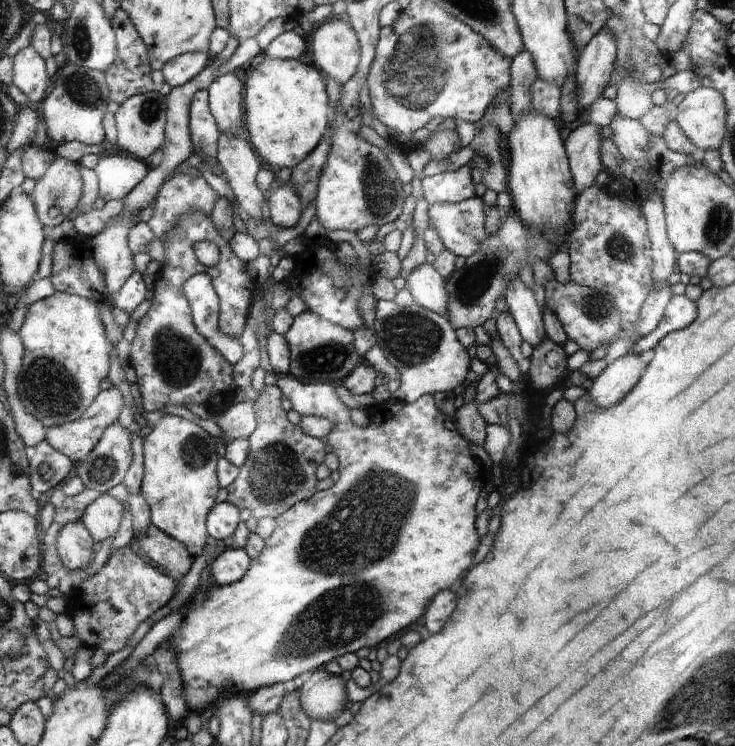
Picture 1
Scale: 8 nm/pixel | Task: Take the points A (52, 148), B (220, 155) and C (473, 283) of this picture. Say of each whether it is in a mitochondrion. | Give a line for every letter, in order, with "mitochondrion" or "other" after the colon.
A: other
B: other
C: mitochondrion

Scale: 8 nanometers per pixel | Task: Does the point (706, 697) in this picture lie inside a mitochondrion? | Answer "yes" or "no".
yes

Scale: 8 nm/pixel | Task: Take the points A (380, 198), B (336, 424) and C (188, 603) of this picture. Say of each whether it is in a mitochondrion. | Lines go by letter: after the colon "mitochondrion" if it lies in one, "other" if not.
A: mitochondrion
B: other
C: other

